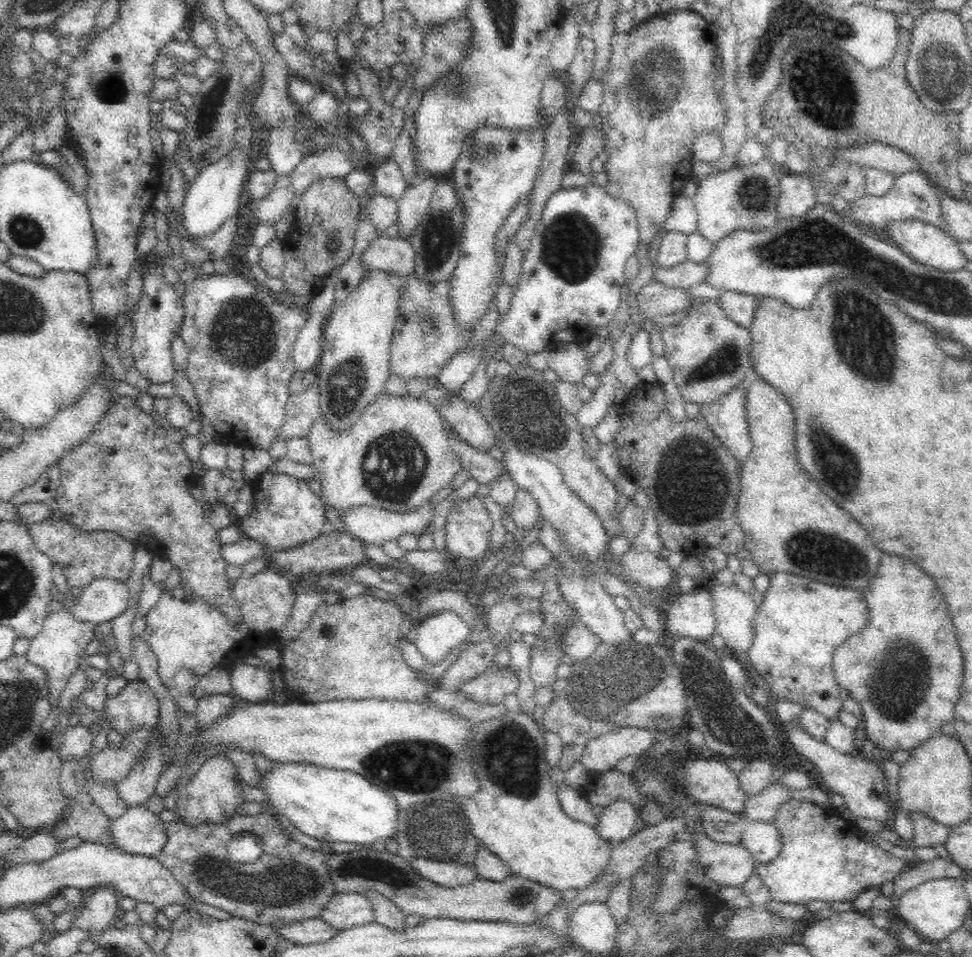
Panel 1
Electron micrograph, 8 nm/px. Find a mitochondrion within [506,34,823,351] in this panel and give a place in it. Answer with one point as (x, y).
(659, 76)

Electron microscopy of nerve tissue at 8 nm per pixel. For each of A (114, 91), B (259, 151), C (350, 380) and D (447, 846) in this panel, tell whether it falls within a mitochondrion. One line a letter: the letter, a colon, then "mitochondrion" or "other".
A: mitochondrion
B: other
C: mitochondrion
D: mitochondrion

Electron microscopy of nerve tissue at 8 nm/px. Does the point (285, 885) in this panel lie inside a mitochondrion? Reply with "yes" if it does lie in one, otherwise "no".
yes

